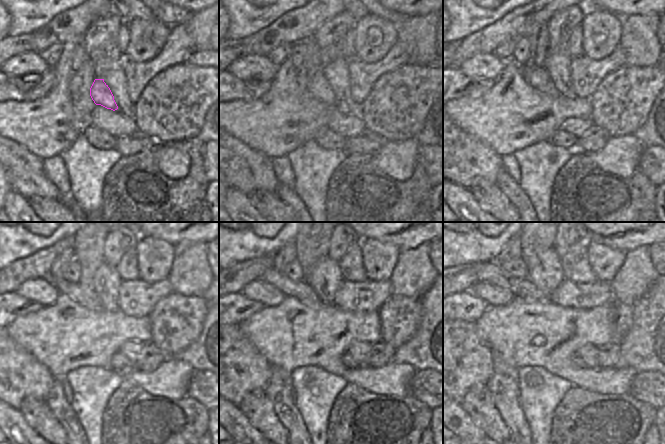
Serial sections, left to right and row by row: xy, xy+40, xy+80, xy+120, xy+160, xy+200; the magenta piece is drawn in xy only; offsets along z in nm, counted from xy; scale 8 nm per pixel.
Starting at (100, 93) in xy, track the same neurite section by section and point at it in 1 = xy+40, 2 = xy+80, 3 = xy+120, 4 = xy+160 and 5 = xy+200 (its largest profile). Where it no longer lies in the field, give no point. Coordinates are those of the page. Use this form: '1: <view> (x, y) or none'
1: xy+40 (319, 86)
2: xy+80 (539, 78)
3: xy+120 (85, 296)
4: xy+160 (301, 290)
5: xy+200 (491, 272)

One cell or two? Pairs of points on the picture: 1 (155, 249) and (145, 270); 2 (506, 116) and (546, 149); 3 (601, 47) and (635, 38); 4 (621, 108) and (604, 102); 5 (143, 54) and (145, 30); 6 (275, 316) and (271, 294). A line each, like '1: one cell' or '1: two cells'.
1: one cell
2: two cells
3: two cells
4: one cell
5: one cell
6: two cells

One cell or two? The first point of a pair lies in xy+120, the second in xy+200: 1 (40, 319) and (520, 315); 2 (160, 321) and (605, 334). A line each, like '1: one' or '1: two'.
1: one
2: two

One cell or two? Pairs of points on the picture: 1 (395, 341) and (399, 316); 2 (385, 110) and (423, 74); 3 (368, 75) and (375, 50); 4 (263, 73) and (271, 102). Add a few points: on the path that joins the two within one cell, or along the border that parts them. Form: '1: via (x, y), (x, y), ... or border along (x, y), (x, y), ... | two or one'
1: via (395, 335), (398, 322) | one
2: via (397, 105), (411, 95), (411, 90), (415, 86) | one
3: border along (390, 48), (374, 62), (361, 61), (354, 56) | two
4: border along (278, 67), (276, 75), (271, 80) | two

